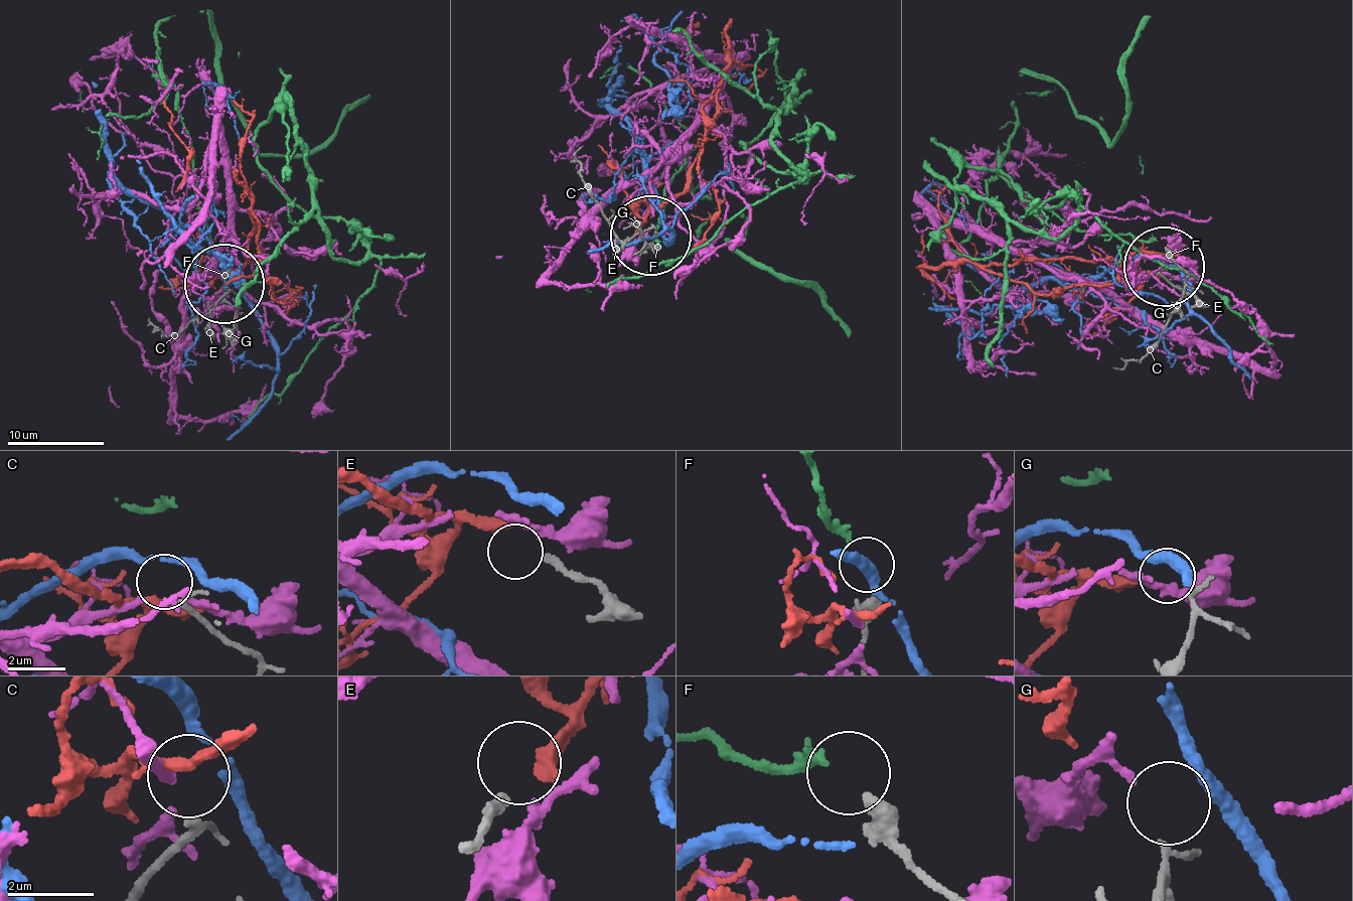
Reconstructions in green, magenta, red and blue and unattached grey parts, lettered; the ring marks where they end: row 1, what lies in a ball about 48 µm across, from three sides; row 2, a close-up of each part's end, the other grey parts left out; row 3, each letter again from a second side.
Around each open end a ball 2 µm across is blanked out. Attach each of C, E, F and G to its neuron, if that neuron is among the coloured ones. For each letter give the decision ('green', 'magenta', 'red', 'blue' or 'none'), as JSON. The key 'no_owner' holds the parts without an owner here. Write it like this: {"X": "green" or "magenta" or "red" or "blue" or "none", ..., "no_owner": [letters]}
{"C": "none", "E": "red", "F": "green", "G": "magenta", "no_owner": ["C"]}

